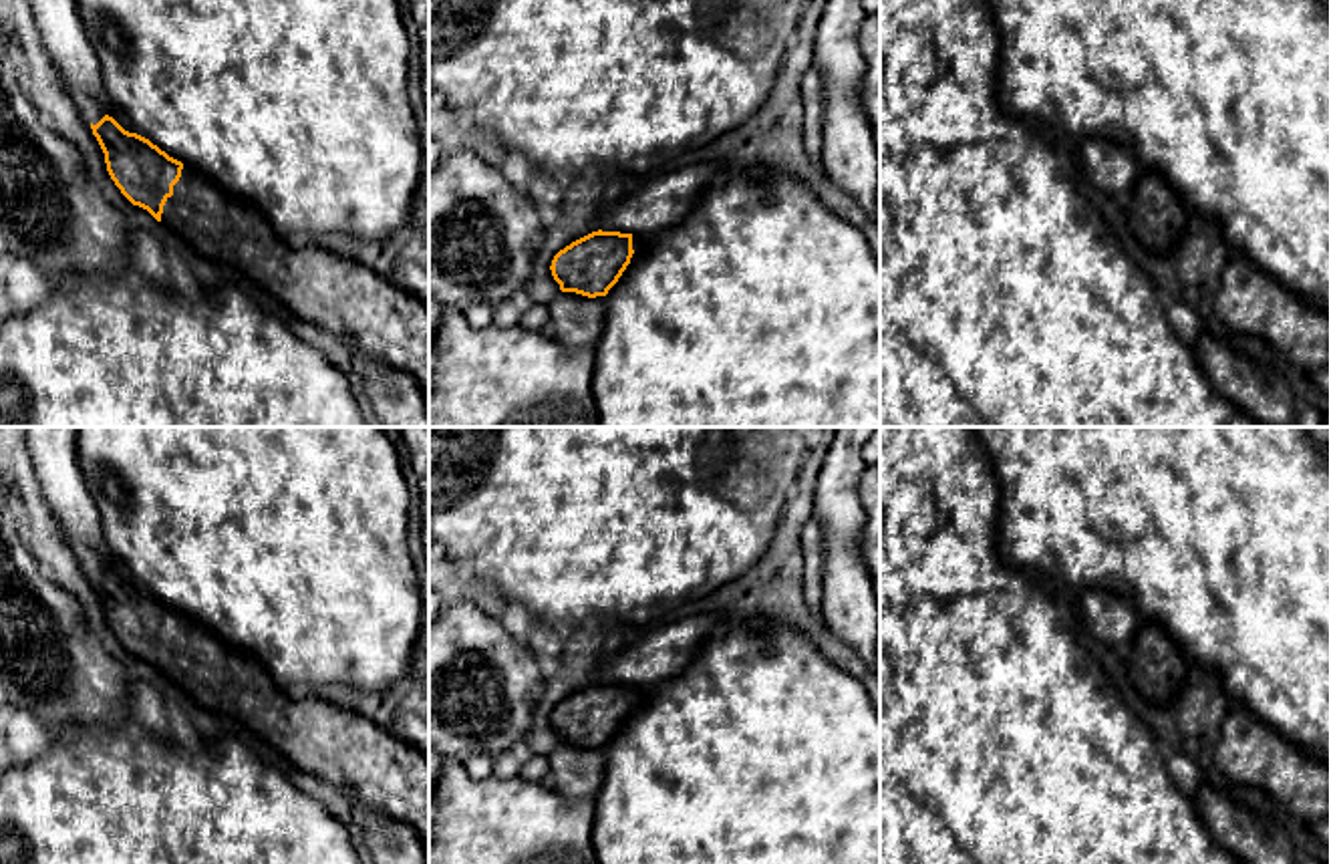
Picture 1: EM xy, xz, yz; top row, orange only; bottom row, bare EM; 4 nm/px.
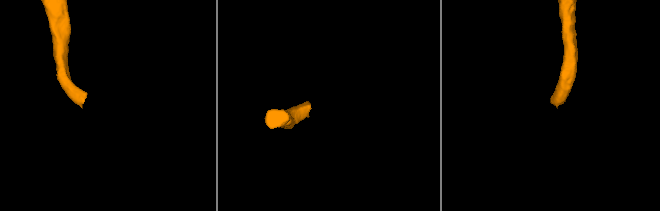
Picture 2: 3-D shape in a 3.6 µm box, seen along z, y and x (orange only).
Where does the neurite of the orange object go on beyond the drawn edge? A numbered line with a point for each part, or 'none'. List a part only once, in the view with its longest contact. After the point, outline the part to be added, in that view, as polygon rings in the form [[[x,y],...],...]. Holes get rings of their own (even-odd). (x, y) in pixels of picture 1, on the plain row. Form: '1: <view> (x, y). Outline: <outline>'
1: xy (357, 756). Outline: [[[187,616],[159,675],[175,693],[236,719],[298,769],[415,828],[429,844],[429,757],[411,741],[316,693],[282,691],[250,653]]]

